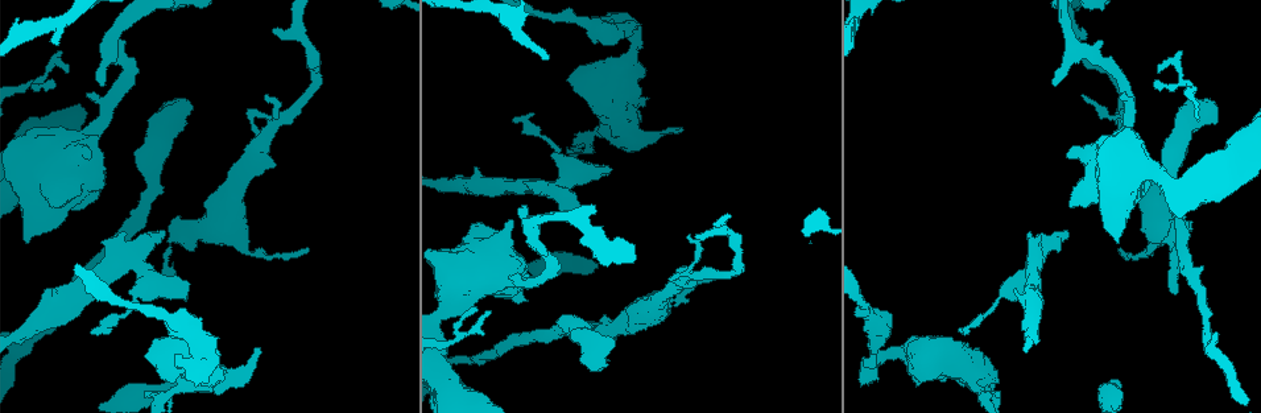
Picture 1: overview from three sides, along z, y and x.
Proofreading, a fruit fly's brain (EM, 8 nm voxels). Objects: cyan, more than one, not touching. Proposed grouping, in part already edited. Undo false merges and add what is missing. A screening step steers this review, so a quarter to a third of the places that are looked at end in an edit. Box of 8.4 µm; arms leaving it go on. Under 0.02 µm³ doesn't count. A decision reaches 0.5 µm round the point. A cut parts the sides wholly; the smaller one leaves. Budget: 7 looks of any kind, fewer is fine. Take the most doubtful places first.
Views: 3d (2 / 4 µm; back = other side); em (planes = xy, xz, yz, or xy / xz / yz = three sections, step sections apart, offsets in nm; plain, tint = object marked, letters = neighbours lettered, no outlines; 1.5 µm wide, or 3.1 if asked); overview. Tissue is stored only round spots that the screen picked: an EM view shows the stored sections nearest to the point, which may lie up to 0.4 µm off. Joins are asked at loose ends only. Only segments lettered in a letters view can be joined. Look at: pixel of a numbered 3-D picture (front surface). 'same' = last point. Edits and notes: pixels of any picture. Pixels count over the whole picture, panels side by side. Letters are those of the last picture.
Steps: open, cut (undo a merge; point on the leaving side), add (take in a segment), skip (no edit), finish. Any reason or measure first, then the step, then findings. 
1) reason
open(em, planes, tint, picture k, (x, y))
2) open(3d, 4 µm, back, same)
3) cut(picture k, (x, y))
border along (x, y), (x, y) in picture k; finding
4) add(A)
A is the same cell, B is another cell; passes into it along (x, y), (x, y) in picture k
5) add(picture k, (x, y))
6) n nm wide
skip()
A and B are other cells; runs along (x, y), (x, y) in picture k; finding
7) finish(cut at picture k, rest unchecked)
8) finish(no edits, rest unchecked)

an open end
open(em, xz, step 8, letters, picture 1, (170, 386))

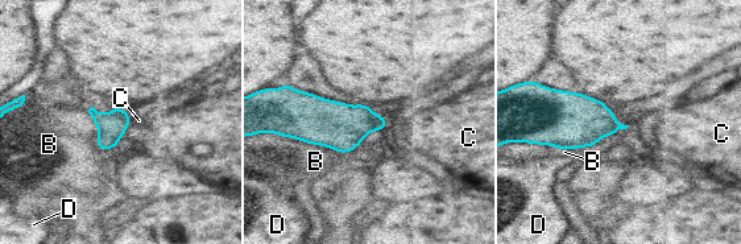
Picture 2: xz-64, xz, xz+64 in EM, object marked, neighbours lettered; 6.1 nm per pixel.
open(em, planes, letters, same)

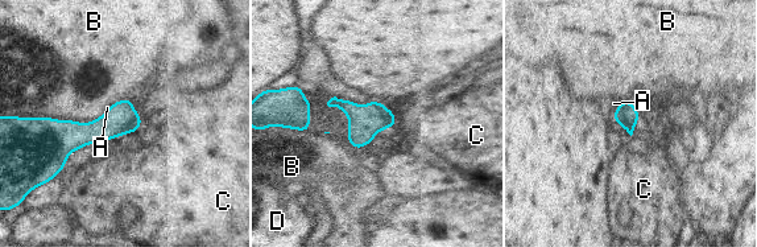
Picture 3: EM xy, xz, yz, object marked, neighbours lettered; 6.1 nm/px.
140 nm wide
skip()
A, B, C and D are other cells; border along (143, 116), (139, 130) in picture 3; none of them fits

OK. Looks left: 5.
an open end
open(3d, 4 µm, picture 1, (184, 297))

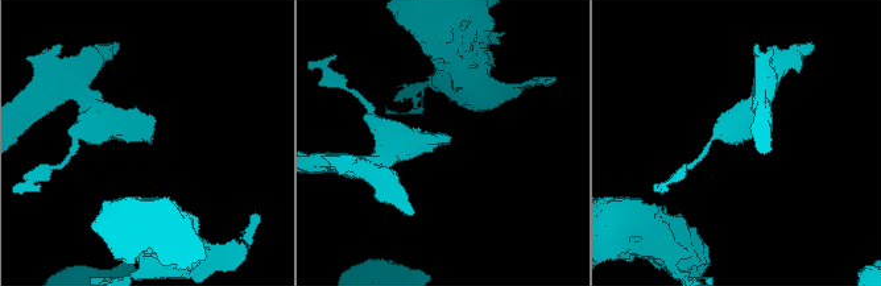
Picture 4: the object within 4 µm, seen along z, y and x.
shape alone is not enough
open(em, xy, step 8, plain, picture 4, (743, 142))

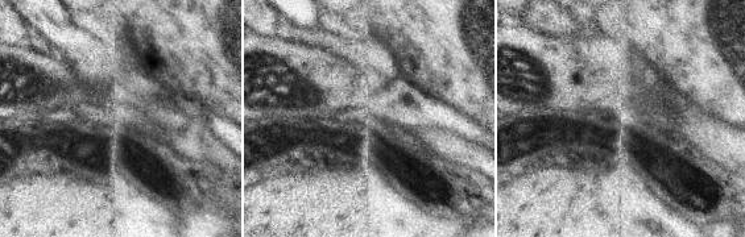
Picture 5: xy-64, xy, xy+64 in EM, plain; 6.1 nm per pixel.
what lies round it
open(em, xy, step 8, letters, same)

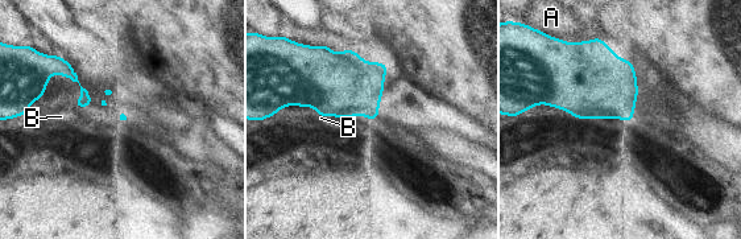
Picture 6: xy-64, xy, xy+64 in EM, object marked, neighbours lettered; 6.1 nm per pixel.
A touches over 300 nm
skip()
A and B are other cells; none of them fits

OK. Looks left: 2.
an open end
open(3d, 2 µm, picture 1, (544, 183))

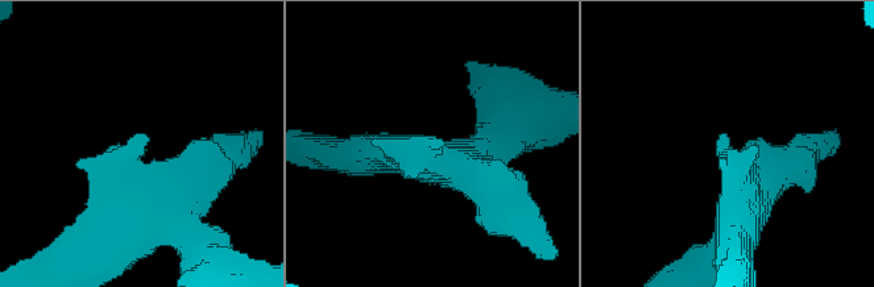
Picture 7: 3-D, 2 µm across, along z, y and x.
need the tissue
open(em, planes, letters, picture 7, (141, 134))

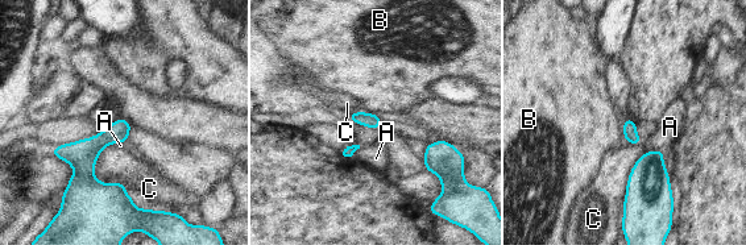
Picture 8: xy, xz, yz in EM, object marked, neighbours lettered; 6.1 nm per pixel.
skip()
A, B and C are other cells; runs along (54, 152), (65, 152), (116, 199) in picture 8; no lettered segment goes on from it

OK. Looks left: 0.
finish(no edits, rest unchecked)

